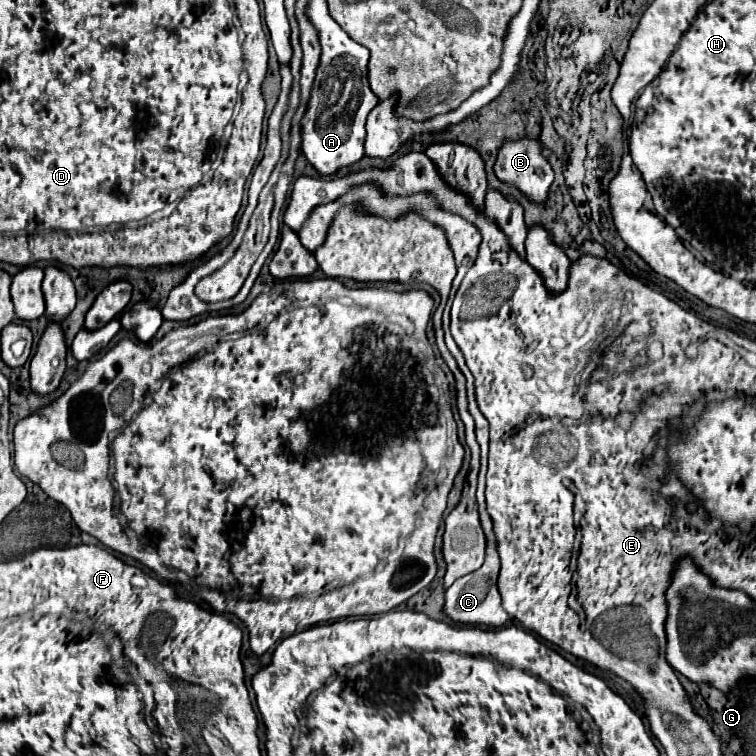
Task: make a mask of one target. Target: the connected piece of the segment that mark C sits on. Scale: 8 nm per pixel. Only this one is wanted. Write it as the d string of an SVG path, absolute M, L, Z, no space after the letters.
M487 538L485 562L479 570L459 578L445 590L445 606L443 612L457 624L483 624L483 626L503 626L509 620L509 614L501 606L501 594L497 590L499 576L499 554L495 550L495 538Z

